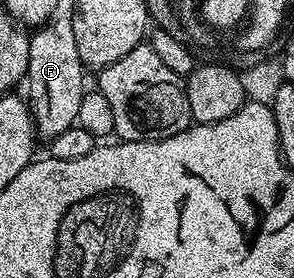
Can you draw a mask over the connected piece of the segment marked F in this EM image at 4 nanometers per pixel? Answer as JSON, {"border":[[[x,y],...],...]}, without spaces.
{"border":[[[55,16],[30,33],[24,89],[30,92],[28,104],[35,134],[43,139],[60,135],[60,131],[68,131],[68,127],[78,124],[80,99],[88,91],[87,74],[80,59],[80,50],[76,47],[74,22],[69,16],[62,16]]]}

